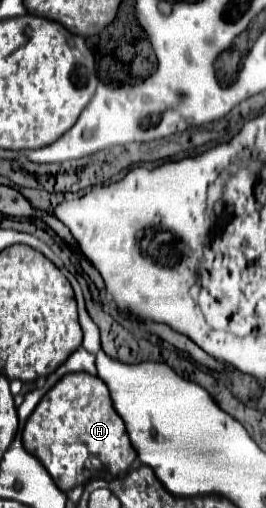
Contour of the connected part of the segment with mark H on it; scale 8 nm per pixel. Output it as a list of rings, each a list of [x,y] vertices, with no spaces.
[[[71,373],[65,375],[37,405],[37,409],[31,413],[31,417],[25,423],[23,429],[23,445],[29,453],[33,453],[43,467],[49,471],[49,475],[53,477],[55,485],[61,491],[71,491],[77,485],[85,485],[91,479],[97,477],[105,477],[107,473],[117,477],[119,473],[127,471],[131,467],[131,463],[137,459],[135,449],[131,447],[131,441],[127,437],[123,419],[115,413],[111,397],[109,397],[109,389],[107,385],[99,379],[93,377],[89,373]]]

